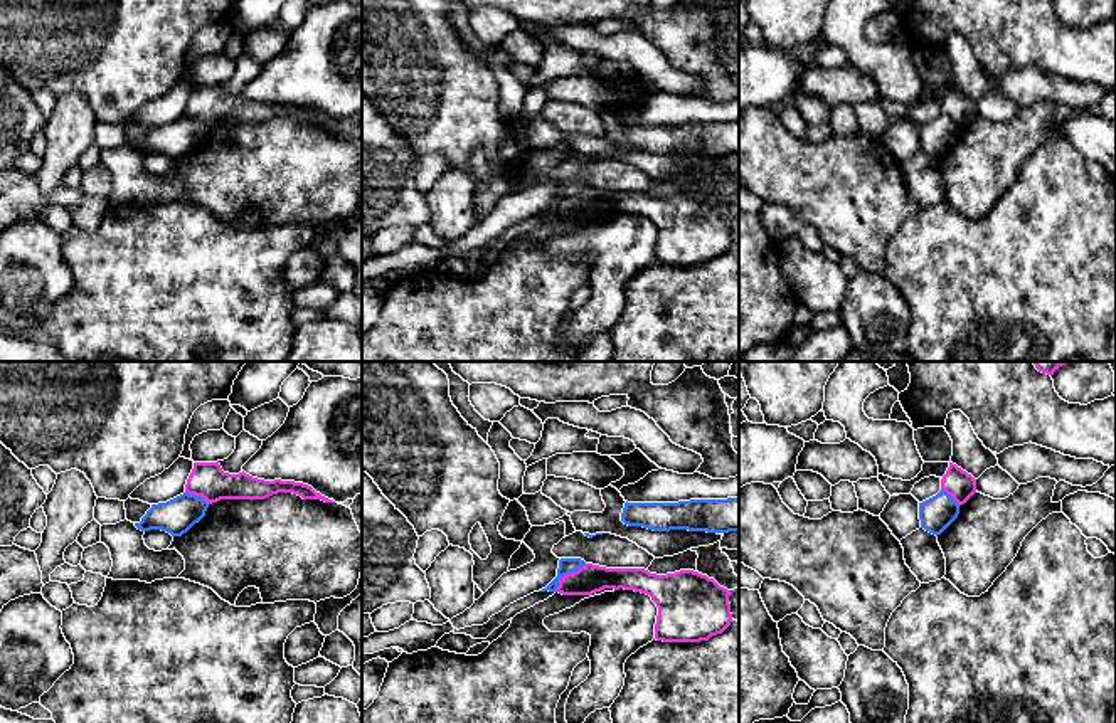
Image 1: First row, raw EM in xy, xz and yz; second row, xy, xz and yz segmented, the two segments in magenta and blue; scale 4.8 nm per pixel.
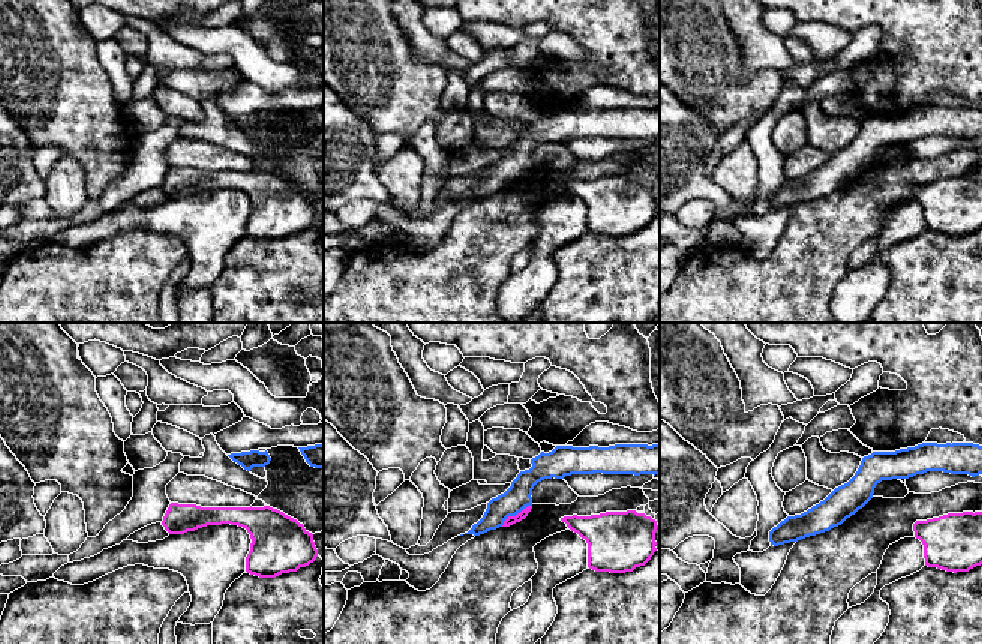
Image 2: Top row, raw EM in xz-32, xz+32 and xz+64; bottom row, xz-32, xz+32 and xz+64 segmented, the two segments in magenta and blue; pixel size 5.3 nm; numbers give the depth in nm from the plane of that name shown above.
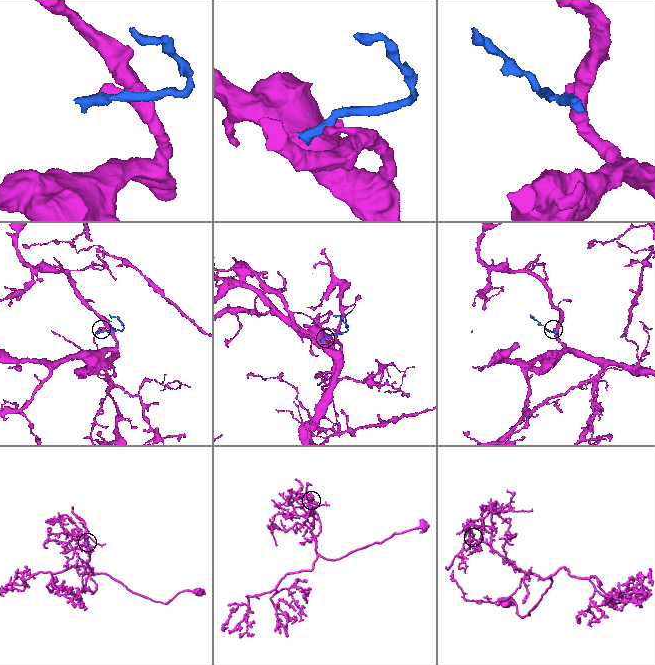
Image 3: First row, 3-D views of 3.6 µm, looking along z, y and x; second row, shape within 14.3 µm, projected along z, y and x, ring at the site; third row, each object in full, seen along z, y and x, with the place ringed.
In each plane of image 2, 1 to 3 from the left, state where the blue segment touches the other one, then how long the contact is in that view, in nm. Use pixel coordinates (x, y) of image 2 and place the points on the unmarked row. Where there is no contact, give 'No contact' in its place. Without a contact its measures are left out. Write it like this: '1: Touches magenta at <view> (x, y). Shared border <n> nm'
1: No contact
2: Touches magenta at xz+32 (516, 179). Shared border 200 nm
3: No contact

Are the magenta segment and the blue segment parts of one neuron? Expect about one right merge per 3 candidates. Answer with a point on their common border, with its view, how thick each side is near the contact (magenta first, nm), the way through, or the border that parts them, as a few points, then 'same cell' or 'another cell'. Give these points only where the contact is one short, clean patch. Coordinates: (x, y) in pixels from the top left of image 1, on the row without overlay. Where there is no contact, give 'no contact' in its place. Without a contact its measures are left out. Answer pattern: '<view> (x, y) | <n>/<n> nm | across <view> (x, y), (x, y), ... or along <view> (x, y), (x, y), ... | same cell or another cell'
xz (568, 197) | 140/80 nm | along xz (586, 187), (568, 195), (559, 204), (556, 214) | another cell

